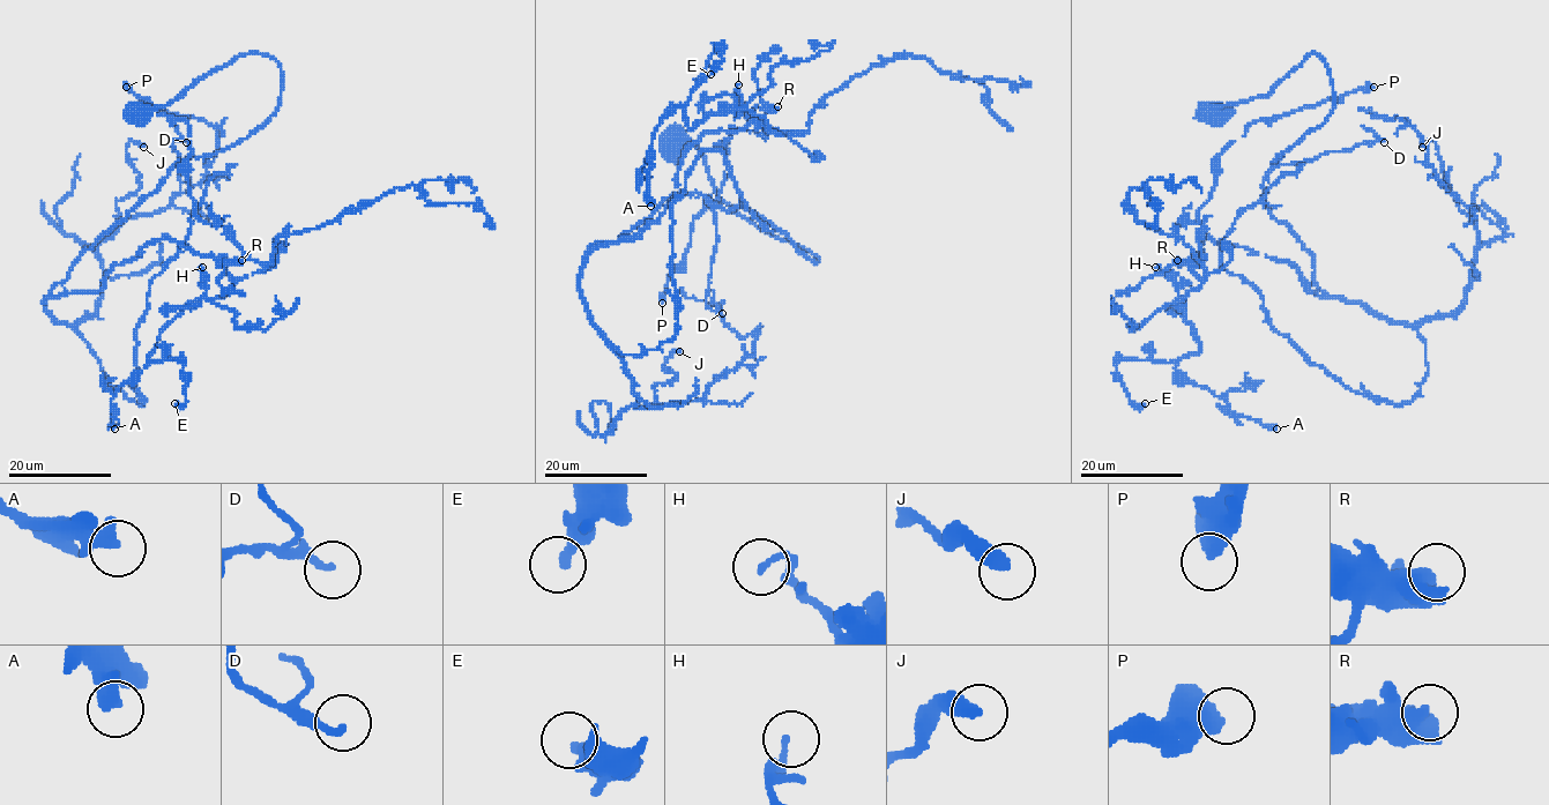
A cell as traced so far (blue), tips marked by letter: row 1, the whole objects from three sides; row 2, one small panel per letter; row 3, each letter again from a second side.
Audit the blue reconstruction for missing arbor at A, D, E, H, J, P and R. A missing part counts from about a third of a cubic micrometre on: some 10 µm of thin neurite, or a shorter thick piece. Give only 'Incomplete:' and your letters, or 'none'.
Incomplete: none

